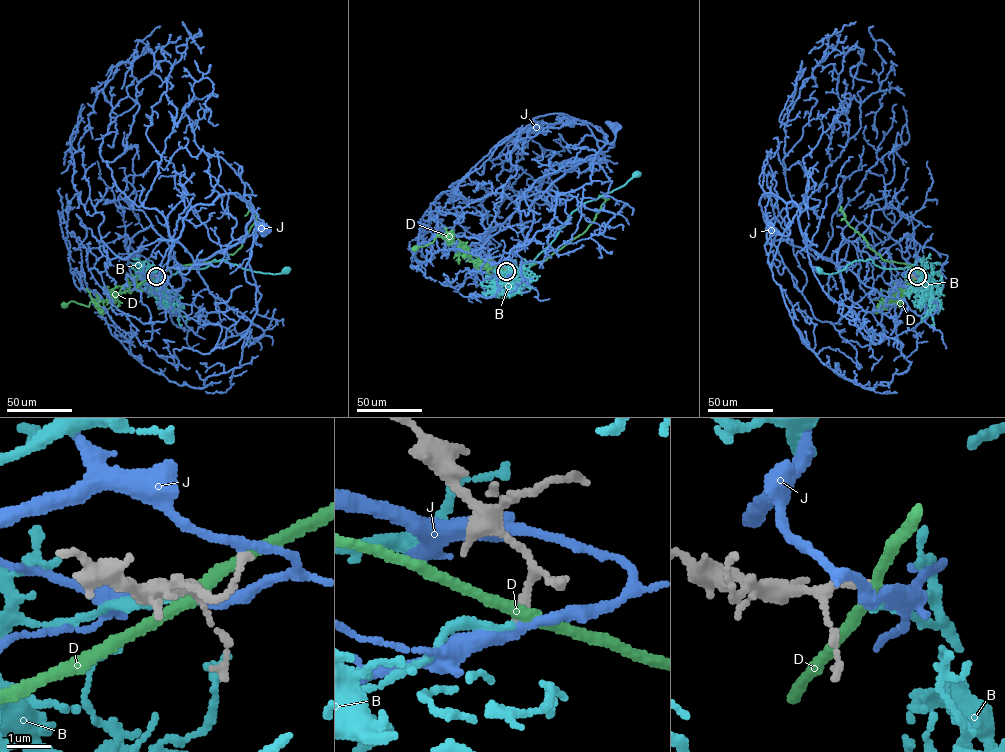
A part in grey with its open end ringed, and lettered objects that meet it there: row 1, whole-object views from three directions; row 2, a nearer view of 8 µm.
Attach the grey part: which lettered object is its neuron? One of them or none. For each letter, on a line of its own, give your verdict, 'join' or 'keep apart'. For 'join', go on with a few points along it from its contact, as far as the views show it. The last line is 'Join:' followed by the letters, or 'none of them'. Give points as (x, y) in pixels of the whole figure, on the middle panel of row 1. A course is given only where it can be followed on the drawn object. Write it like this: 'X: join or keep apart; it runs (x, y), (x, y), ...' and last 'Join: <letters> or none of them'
B: join; it runs (506, 271), (501, 273), (508, 277), (510, 283), (518, 283), (572, 212), (587, 201), (624, 186), (638, 174)
D: keep apart
J: keep apart
Join: B

